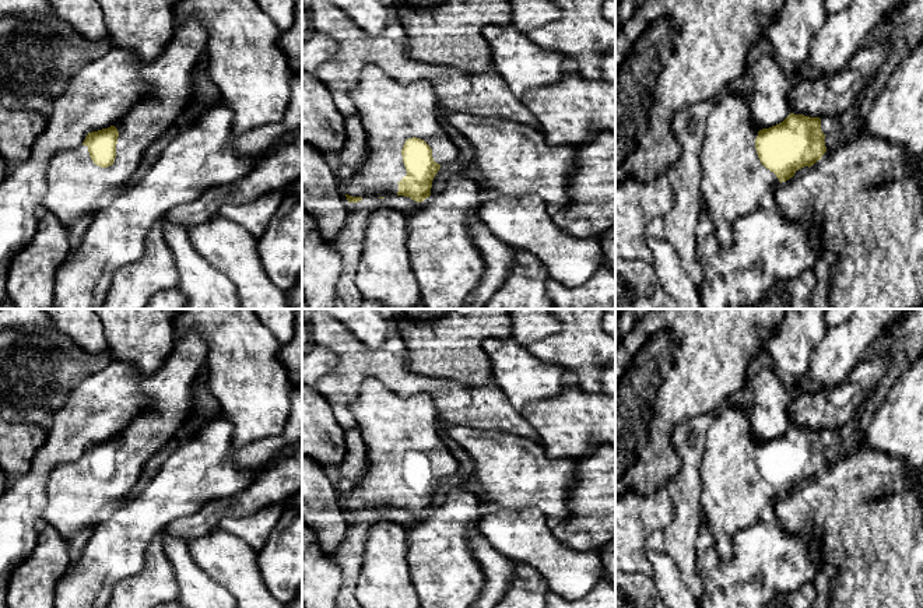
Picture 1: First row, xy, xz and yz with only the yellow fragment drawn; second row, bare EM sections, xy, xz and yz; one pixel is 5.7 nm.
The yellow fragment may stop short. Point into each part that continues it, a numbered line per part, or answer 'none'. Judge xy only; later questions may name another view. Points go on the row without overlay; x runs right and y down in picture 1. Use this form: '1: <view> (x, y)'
1: xy (77, 501)

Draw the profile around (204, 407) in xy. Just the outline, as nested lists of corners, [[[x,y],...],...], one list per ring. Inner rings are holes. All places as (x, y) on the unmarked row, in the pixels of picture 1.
[[[204,373],[194,379],[190,391],[192,411],[180,428],[182,439],[194,436],[208,421],[221,415],[221,405],[208,391]]]

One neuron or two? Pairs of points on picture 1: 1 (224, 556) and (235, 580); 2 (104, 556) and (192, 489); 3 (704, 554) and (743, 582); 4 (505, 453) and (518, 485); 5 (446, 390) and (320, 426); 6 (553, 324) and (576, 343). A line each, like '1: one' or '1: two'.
1: one
2: one
3: one
4: one
5: two
6: two

